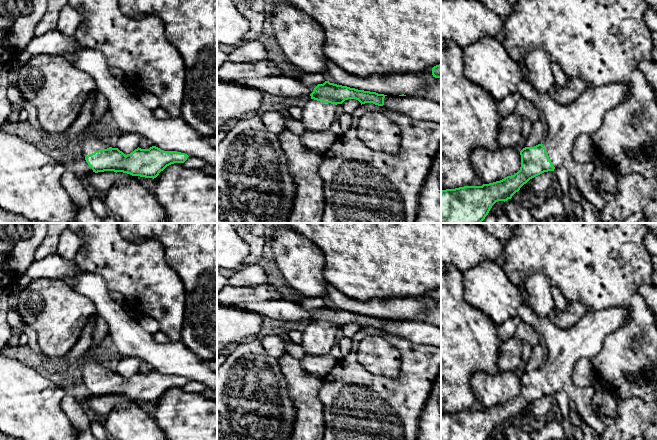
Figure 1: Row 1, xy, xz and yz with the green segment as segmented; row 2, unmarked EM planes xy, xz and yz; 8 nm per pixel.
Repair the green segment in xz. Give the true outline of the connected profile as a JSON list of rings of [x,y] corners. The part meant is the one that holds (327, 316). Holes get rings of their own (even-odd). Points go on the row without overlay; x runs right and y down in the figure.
[[[325,305],[323,308],[318,308],[310,320],[311,323],[302,331],[300,346],[305,354],[325,355],[330,354],[331,348],[337,344],[337,328],[342,328],[348,323],[356,323],[361,329],[373,327],[383,330],[387,319]]]

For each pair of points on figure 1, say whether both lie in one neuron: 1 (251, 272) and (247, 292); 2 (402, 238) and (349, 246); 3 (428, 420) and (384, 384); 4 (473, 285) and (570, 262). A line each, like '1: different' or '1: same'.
1: different
2: same
3: different
4: different

